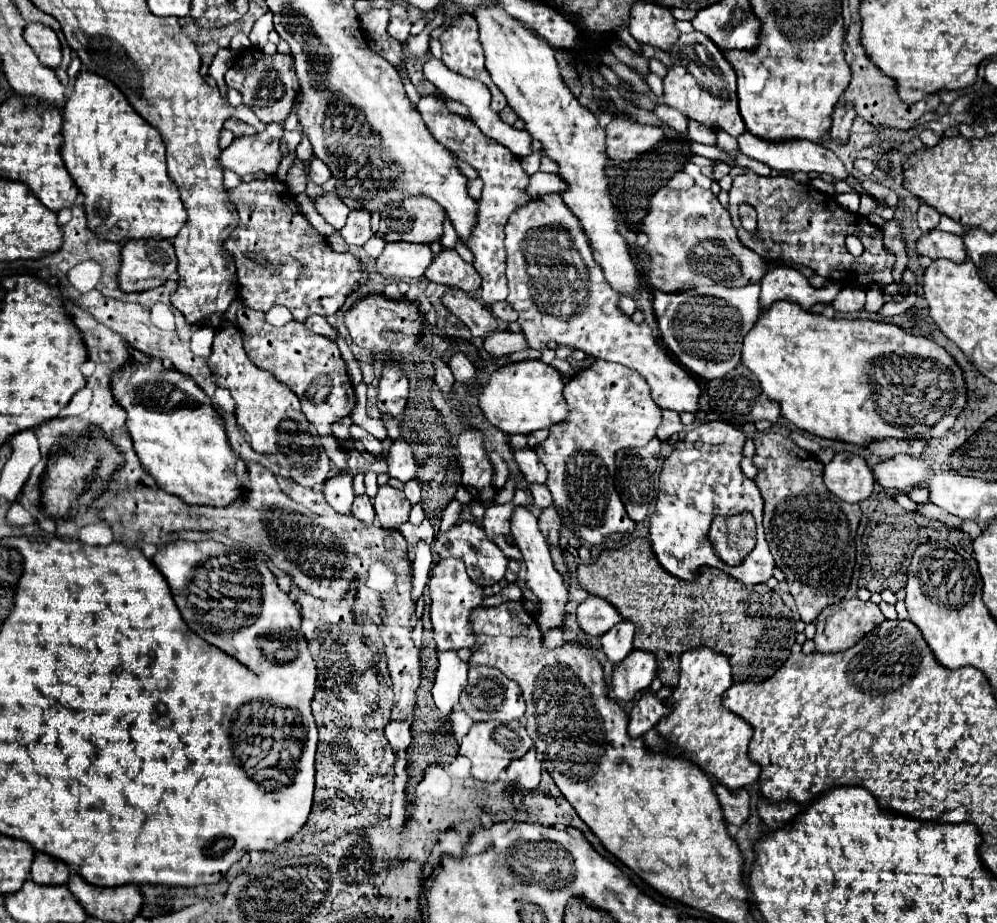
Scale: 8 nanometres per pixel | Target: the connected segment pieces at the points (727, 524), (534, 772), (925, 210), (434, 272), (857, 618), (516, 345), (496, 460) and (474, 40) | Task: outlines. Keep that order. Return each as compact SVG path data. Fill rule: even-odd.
M750 513L734 517L714 517L710 527L710 543L716 555L728 565L740 565L754 549L756 525Z
M536 749L528 751L524 757L512 761L506 767L506 775L510 781L526 787L526 789L536 789L540 783L540 773L542 773L542 763L536 755Z
M920 205L920 209L918 209L918 223L920 223L920 229L924 233L928 233L928 231L932 231L932 229L938 227L940 213L936 209L928 207L928 205Z
M442 249L440 255L432 261L432 265L426 269L426 277L432 283L460 289L466 293L472 293L480 287L480 275L476 275L476 269L462 261L462 257L454 249Z
M842 599L840 603L826 607L820 613L820 619L816 619L816 651L818 653L840 653L846 651L850 647L854 647L866 633L870 633L872 629L876 629L880 623L884 623L886 617L882 615L880 607L874 605L872 601L862 603L860 599Z
M494 331L484 339L484 349L492 357L508 357L516 351L528 349L528 341L522 333L510 333L510 331Z
M490 451L488 455L490 455L490 461L494 465L494 487L502 489L506 485L506 481L508 481L508 465L496 451Z
M462 15L450 25L442 35L442 61L450 71L460 73L464 77L480 79L492 93L492 111L500 113L506 107L502 91L492 83L486 67L484 67L484 49L478 41L478 23L470 15Z

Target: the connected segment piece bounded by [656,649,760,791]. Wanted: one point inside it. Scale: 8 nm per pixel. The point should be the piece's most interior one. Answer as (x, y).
(698, 725)

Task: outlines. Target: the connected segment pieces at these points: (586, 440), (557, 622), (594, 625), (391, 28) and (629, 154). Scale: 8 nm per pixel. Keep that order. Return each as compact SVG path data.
M596 361L592 367L572 377L570 383L564 387L564 399L570 413L562 423L550 429L548 439L536 447L536 455L548 469L546 487L552 493L554 507L562 517L562 525L570 529L576 537L592 545L600 545L608 537L618 537L618 535L622 537L634 531L634 523L628 517L614 487L614 471L616 471L614 459L618 449L644 447L656 435L656 429L662 419L662 411L656 407L656 403L652 403L648 383L640 373L636 373L630 367L608 363L608 361Z
M518 507L512 517L512 535L514 535L514 545L520 549L524 563L526 563L526 587L536 595L540 601L540 615L536 617L536 623L540 625L542 635L546 635L550 629L564 629L566 627L566 603L568 603L568 587L562 581L562 575L554 569L548 543L544 535L538 529L538 519L526 509Z
M588 597L584 603L580 603L576 609L576 617L578 617L580 629L592 637L604 635L606 631L610 631L614 625L622 621L616 607L596 597Z
M390 19L390 25L388 25L388 33L398 39L400 43L406 43L406 39L410 37L410 27L412 23L408 19Z
M622 115L612 117L606 127L606 155L612 165L622 161L632 161L642 153L648 153L660 139L664 131L658 127L634 123Z

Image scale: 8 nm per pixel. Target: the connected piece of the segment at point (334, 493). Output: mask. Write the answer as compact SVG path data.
M340 473L324 483L324 497L330 503L330 507L338 513L350 513L352 501L354 501L354 489L352 489L352 475Z

